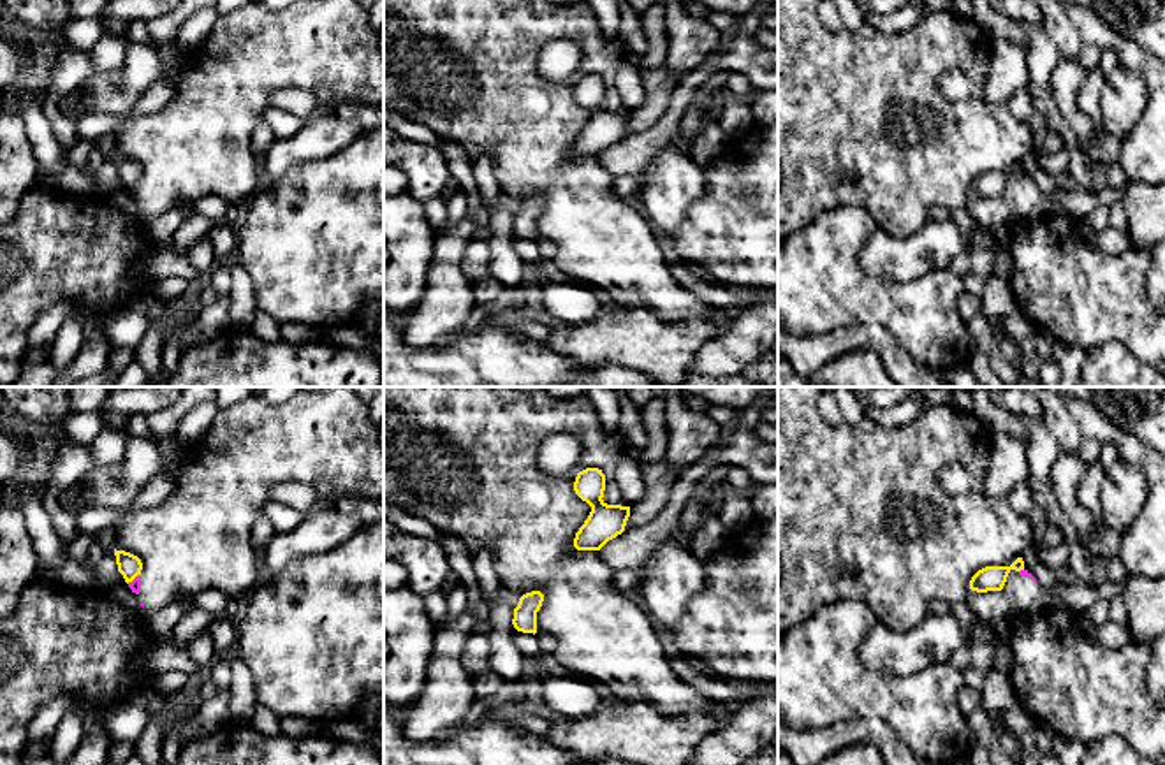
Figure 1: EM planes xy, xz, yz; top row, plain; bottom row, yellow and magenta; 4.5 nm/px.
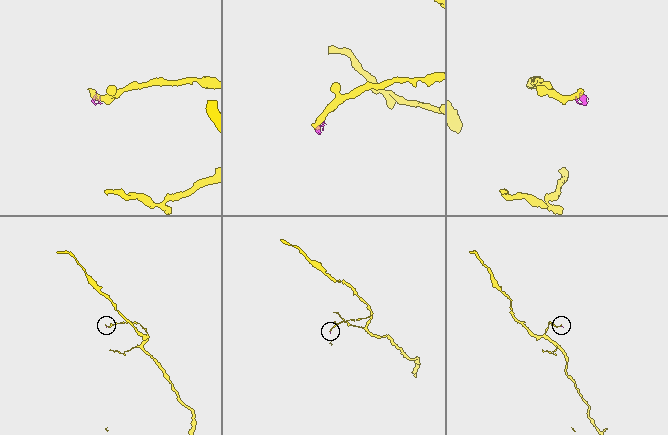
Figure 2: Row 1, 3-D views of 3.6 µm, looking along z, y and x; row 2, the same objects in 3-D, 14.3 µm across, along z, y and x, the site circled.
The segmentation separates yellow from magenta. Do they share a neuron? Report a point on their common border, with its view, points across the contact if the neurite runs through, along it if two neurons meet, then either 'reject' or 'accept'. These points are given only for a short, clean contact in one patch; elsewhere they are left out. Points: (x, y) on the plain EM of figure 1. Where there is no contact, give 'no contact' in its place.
contact xy (132, 185); border xy (139, 180), (127, 189); reject

